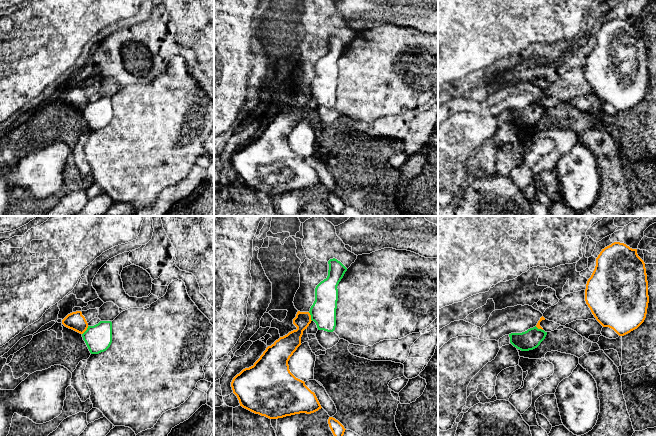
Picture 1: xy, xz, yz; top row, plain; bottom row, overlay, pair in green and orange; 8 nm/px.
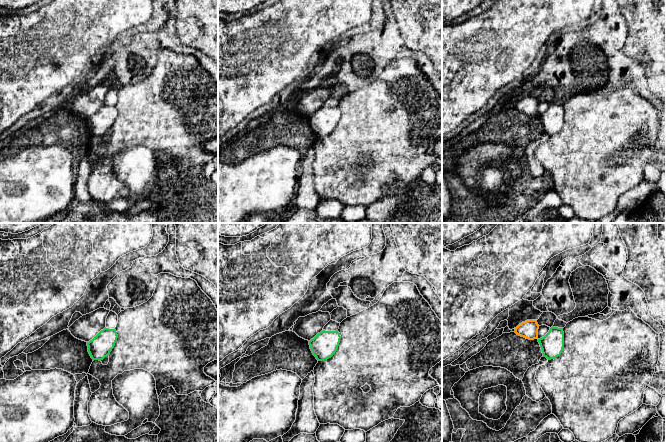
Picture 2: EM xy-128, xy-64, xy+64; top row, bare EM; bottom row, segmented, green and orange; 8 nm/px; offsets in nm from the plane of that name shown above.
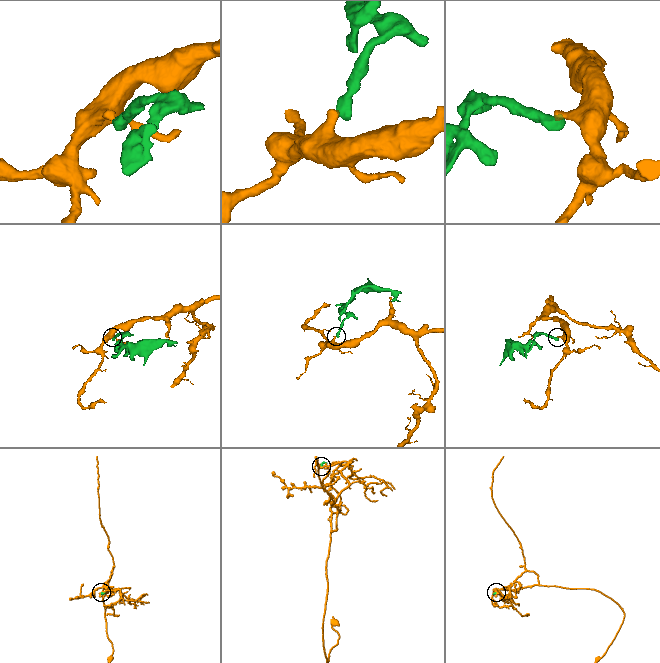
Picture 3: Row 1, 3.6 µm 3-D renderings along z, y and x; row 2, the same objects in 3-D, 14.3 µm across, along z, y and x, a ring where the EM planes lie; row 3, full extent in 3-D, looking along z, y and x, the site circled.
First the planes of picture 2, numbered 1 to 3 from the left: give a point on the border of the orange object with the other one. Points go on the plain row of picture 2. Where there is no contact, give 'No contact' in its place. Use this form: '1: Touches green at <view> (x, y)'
1: No contact
2: No contact
3: No contact

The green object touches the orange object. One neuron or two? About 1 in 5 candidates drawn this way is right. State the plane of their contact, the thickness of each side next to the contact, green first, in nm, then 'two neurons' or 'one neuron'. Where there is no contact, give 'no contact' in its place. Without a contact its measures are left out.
xz | 200/140 nm | two neurons

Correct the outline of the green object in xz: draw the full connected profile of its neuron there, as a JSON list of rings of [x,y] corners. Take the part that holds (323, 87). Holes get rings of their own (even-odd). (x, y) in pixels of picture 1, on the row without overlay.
[[[335,34],[330,35],[328,40],[328,52],[316,62],[315,77],[309,89],[318,106],[333,108],[336,103],[337,62],[347,44]]]

